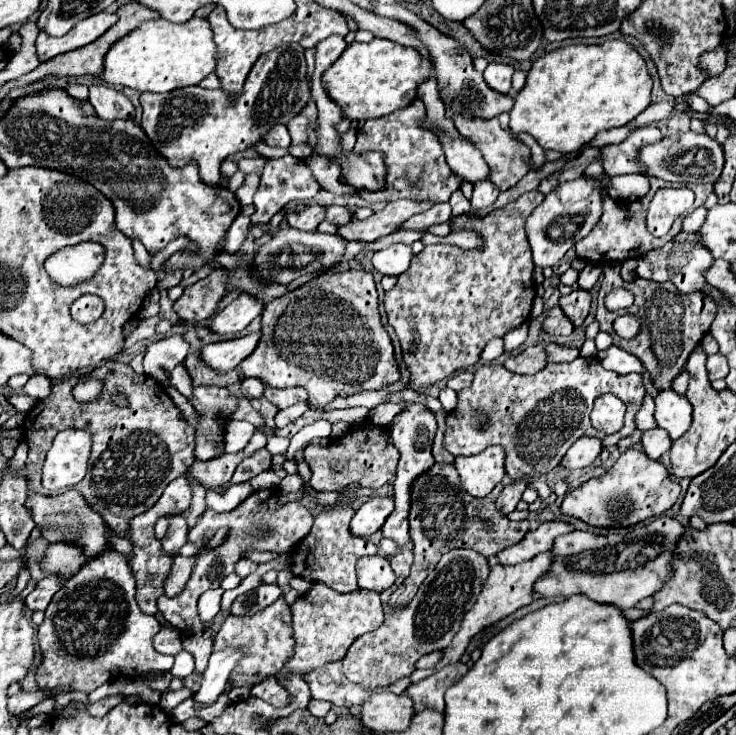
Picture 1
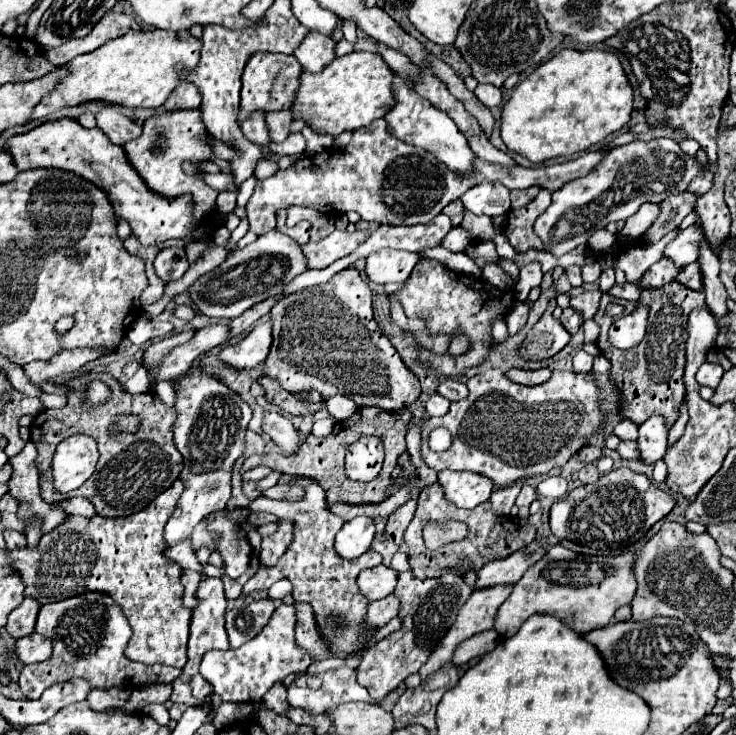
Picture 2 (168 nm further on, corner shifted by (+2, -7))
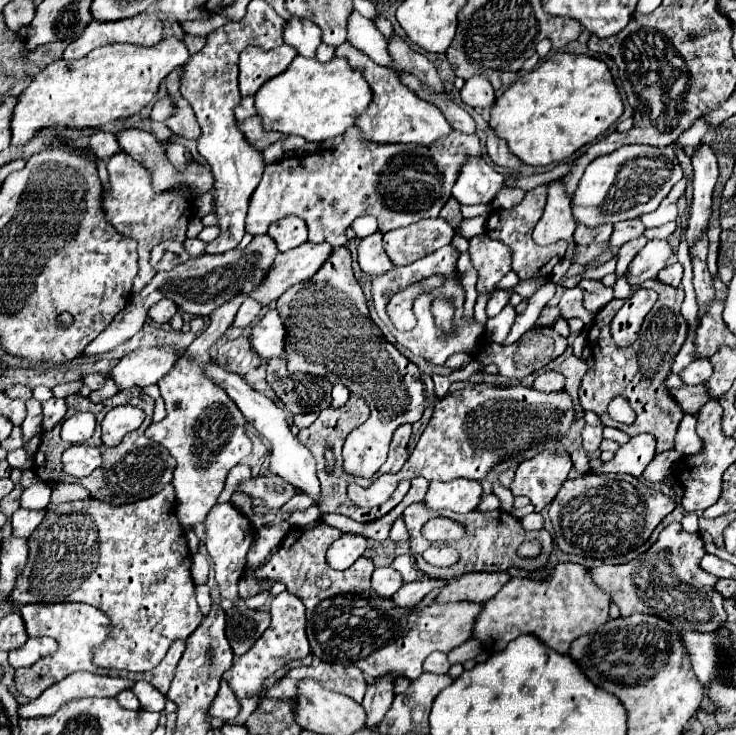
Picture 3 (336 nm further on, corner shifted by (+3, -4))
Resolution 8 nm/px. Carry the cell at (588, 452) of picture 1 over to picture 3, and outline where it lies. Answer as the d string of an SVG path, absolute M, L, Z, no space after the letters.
M586 425L582 429L582 445L584 445L584 451L596 451L598 445L600 445L600 441L602 441L602 427L600 425L596 425L596 427Z

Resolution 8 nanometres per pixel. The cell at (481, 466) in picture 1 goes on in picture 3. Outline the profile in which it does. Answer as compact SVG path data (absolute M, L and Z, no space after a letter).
M454 479L448 483L432 481L426 493L426 507L432 511L450 509L454 513L470 513L482 497L482 487L472 479Z

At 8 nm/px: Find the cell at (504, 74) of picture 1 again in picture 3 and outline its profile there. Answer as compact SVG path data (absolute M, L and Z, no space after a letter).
M478 75L478 77L470 77L462 91L460 91L460 99L462 103L466 103L468 107L490 107L494 103L494 89L492 85L488 83L486 77Z

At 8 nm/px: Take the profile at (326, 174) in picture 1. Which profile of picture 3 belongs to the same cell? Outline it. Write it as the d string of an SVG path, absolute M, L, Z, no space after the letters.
M377 230L374 235L364 237L358 243L358 265L368 275L382 275L388 269L392 269L388 255L382 247L382 238L383 234Z

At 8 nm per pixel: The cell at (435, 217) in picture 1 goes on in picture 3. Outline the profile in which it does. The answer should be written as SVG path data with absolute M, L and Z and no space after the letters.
M436 217L436 219L422 219L414 225L392 229L384 235L384 249L394 267L410 265L416 259L434 253L436 249L448 245L454 237L454 229Z

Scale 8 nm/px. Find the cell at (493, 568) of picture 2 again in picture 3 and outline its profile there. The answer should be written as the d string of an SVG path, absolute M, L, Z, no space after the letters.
M466 573L462 577L452 579L436 597L434 603L458 603L458 601L472 601L484 603L492 599L506 583L508 573Z

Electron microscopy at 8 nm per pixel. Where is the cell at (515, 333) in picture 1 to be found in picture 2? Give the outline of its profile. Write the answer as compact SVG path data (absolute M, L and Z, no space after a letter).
M515 302L507 314L507 328L509 328L509 334L515 336L519 330L525 328L527 324L527 314L529 314L529 308L525 308L521 302Z

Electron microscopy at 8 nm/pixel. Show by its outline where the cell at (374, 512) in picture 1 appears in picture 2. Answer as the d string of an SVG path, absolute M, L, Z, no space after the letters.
M357 516L337 532L335 550L339 556L353 560L369 550L375 536L375 522L367 516Z

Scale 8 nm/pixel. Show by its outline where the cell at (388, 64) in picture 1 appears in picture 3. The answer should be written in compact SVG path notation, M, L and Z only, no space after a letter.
M300 55L290 63L290 67L270 79L266 87L260 87L254 95L256 115L262 119L266 131L278 131L282 135L300 135L306 141L326 141L342 135L354 125L354 119L366 111L370 105L370 87L362 73L352 71L346 59L334 57L330 63L320 63L316 59L302 59Z

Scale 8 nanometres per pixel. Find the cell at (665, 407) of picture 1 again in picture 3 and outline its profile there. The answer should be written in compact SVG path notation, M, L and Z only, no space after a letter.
M640 433L632 437L626 445L622 445L610 461L592 467L592 473L628 473L640 477L646 465L654 459L654 447L654 437L648 433Z

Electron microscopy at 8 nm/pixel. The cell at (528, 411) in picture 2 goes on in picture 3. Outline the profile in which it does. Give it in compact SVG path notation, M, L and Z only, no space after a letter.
M474 385L452 395L438 399L436 411L416 443L410 459L394 475L380 475L368 489L358 483L348 483L348 497L358 507L378 507L382 505L392 491L396 481L426 477L430 481L452 481L458 477L464 479L484 479L488 471L508 459L508 455L530 449L538 443L544 443L552 437L560 437L570 429L574 419L572 401L564 391L558 393L538 393L532 391L532 397L524 399L524 387L490 387Z

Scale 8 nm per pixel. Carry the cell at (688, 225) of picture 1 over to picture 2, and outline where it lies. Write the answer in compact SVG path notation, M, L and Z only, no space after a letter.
M675 228L673 232L669 232L665 238L661 238L657 244L653 244L649 248L625 250L625 254L621 254L617 258L617 266L627 274L627 280L629 282L637 282L651 264L661 260L663 258L663 250L667 248L669 242L673 242L675 234L679 234L679 232L679 228Z

